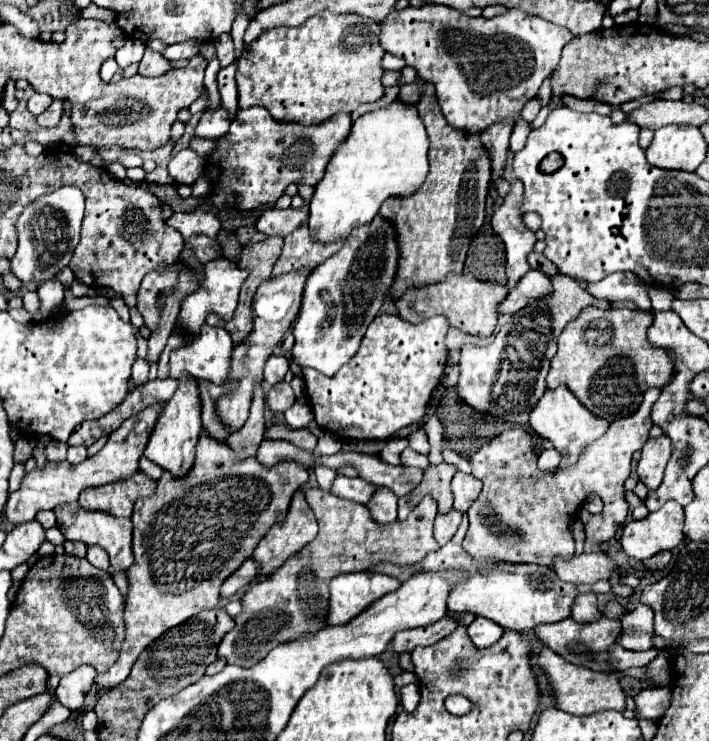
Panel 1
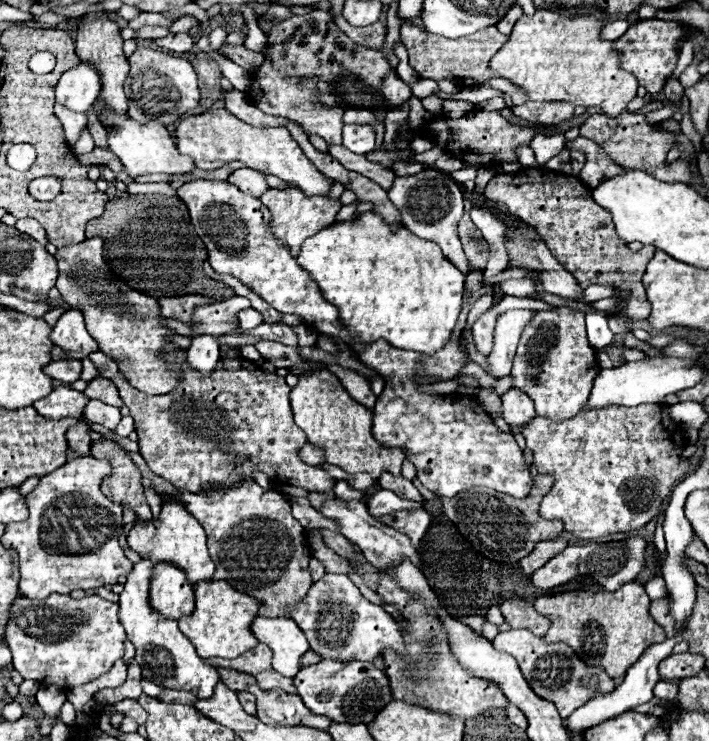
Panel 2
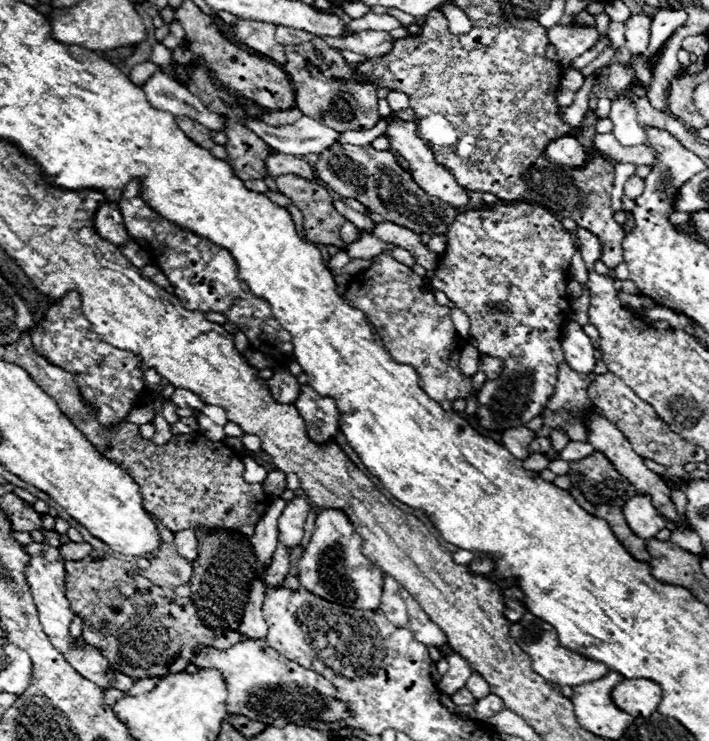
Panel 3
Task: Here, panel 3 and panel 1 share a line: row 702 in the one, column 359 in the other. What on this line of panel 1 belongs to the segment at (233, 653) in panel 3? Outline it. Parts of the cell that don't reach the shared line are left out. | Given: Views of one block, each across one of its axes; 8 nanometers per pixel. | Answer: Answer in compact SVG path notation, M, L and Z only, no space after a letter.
M376 216L370 224L354 228L352 234L346 238L344 246L322 266L316 266L316 270L310 274L306 282L302 308L294 324L296 342L292 348L292 360L300 368L314 368L326 376L334 376L338 368L342 368L358 352L358 346L366 334L368 324L378 316L378 310L384 298L388 296L388 290L396 276L396 266L398 266L398 242L394 226L390 222Z

